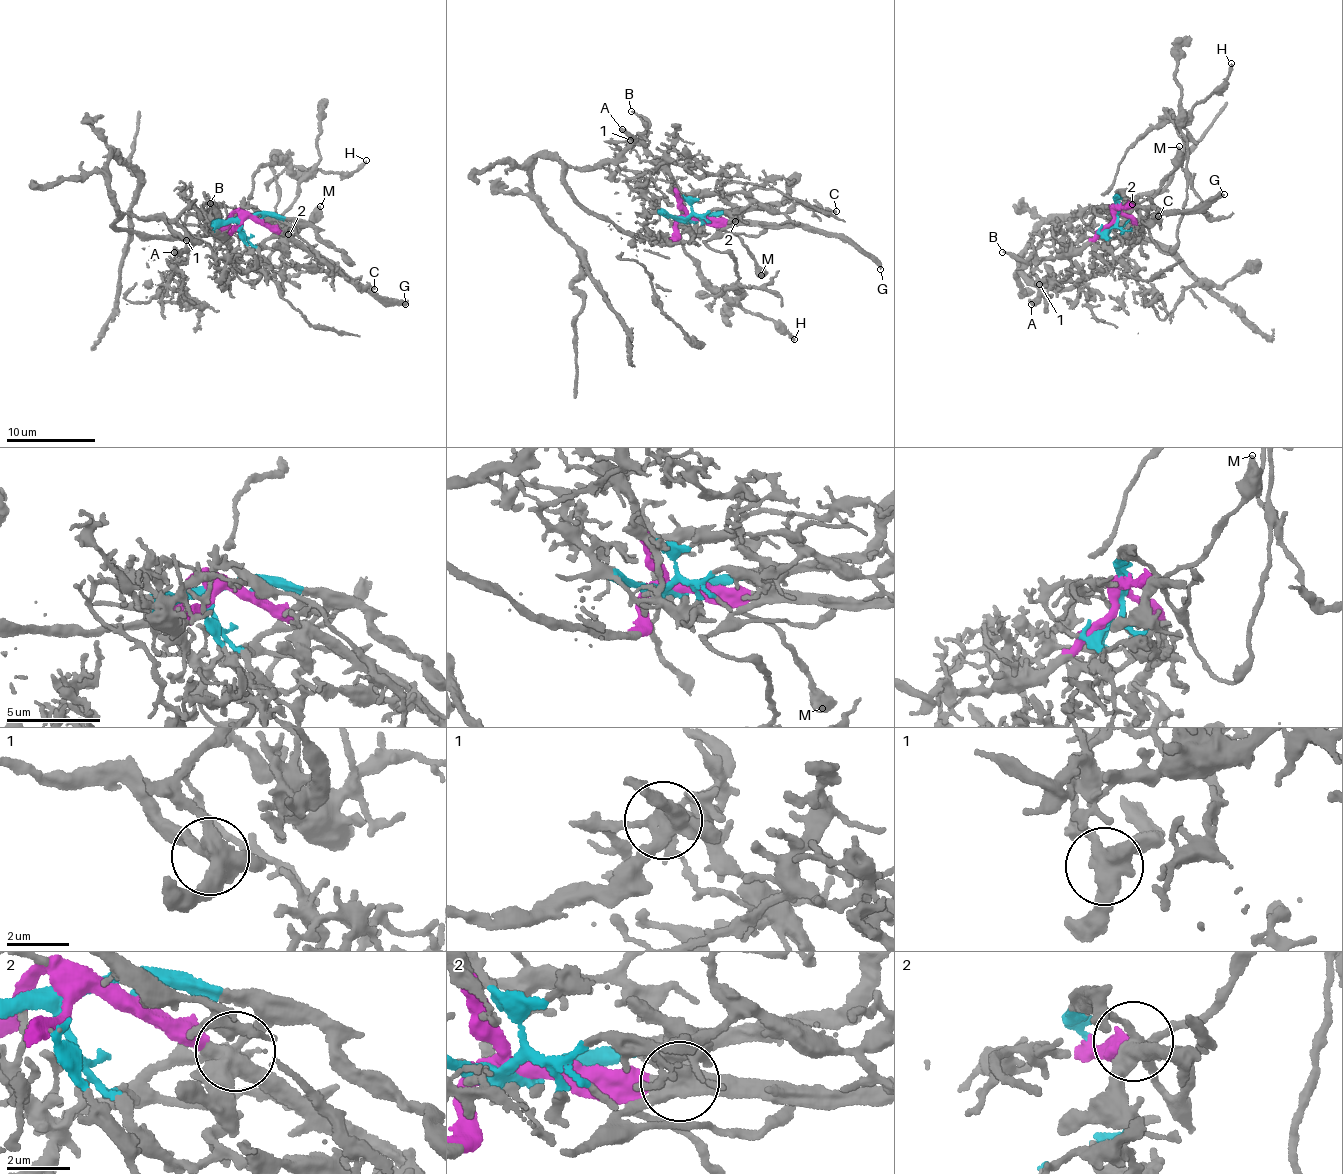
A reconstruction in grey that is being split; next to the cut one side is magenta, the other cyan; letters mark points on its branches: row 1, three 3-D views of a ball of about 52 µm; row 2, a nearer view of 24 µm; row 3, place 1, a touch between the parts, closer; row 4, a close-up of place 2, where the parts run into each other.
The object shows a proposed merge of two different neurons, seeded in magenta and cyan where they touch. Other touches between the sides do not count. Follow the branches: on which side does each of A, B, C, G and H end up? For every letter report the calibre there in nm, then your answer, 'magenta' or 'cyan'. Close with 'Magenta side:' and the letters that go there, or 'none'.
A: 440 nm | magenta
B: 160 nm | cyan
C: 180 nm | cyan
G: 380 nm | magenta
H: 260 nm | cyan
Magenta side: A, G

